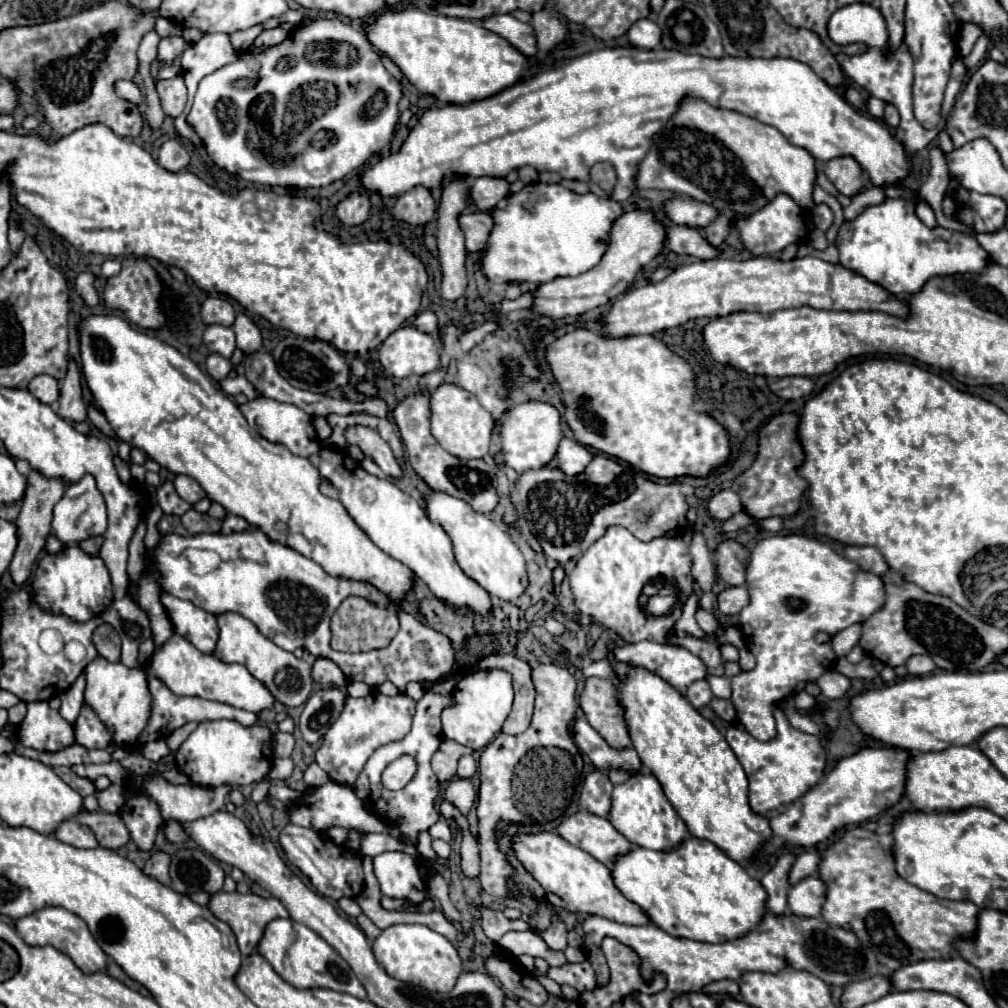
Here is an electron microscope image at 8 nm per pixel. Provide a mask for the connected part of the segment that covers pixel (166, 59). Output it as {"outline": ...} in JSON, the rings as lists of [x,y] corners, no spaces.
{"outline":[[[165,37],[165,39],[161,39],[159,51],[157,51],[159,65],[173,63],[175,57],[179,57],[185,51],[185,47],[187,47],[187,43],[183,39],[179,39],[179,37]]]}

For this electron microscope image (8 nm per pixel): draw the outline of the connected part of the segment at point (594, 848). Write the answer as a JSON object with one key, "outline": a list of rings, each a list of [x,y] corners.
{"outline":[[[589,811],[567,815],[559,823],[557,833],[605,865],[611,865],[615,855],[627,853],[631,849],[631,843],[613,829],[607,817],[597,817]]]}

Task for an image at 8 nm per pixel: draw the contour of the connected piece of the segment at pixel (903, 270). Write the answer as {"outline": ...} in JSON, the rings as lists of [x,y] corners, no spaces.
{"outline":[[[903,197],[885,199],[879,205],[867,205],[863,213],[841,225],[835,245],[843,267],[895,295],[919,291],[933,275],[979,273],[989,265],[987,251],[971,233],[943,227],[927,229],[915,215],[913,201]]]}

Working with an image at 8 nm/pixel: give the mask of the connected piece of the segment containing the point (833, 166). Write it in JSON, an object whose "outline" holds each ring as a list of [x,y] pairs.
{"outline":[[[837,157],[825,163],[825,175],[845,197],[857,195],[865,187],[863,171],[853,157]]]}

